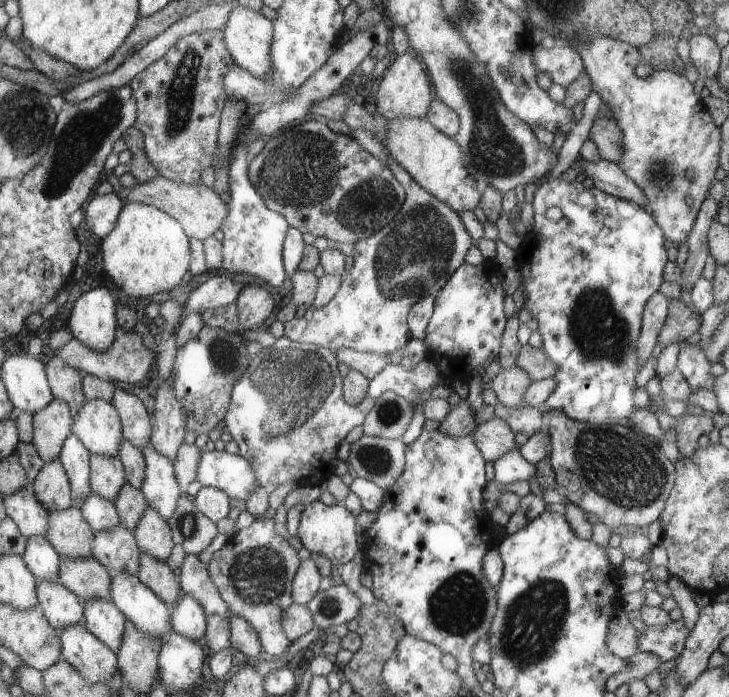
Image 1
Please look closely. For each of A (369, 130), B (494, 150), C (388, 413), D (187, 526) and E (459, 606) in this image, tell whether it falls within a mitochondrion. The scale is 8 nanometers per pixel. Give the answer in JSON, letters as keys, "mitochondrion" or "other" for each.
{"A":"other","B":"mitochondrion","C":"mitochondrion","D":"mitochondrion","E":"mitochondrion"}

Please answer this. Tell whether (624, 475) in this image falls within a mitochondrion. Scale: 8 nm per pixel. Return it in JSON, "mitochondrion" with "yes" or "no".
{"mitochondrion":"yes"}

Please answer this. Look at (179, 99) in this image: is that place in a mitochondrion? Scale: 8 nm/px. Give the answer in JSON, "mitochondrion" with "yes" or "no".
{"mitochondrion":"yes"}

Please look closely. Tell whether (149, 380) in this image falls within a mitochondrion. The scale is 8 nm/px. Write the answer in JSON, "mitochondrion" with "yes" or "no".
{"mitochondrion":"no"}

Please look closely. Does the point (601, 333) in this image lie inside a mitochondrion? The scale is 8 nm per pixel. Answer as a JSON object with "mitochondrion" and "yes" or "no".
{"mitochondrion":"yes"}

